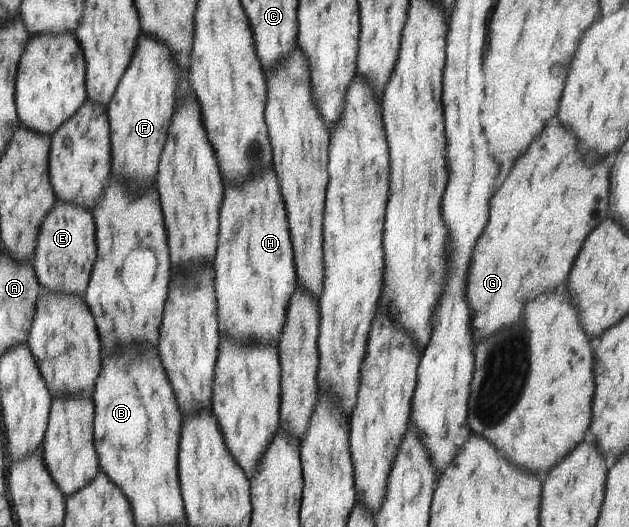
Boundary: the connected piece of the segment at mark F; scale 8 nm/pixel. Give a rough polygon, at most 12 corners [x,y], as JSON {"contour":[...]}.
{"contour":[[140,34],[108,107],[112,172],[156,182],[182,66]]}

